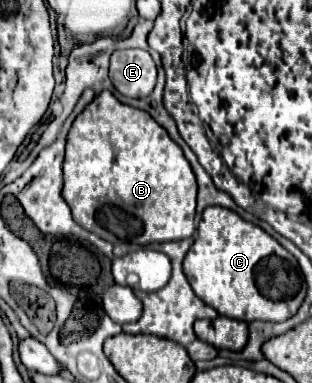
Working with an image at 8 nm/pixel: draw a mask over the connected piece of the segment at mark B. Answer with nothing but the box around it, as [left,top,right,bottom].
[62,90,196,246]

